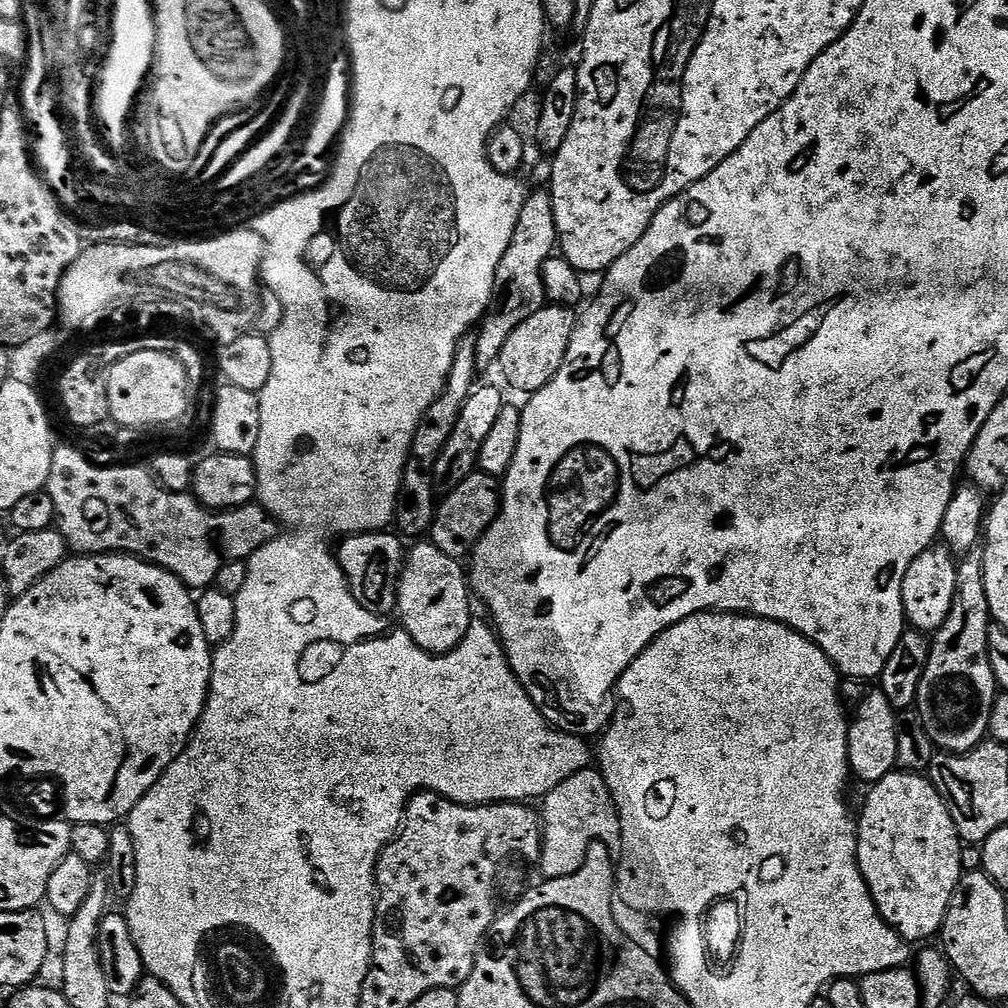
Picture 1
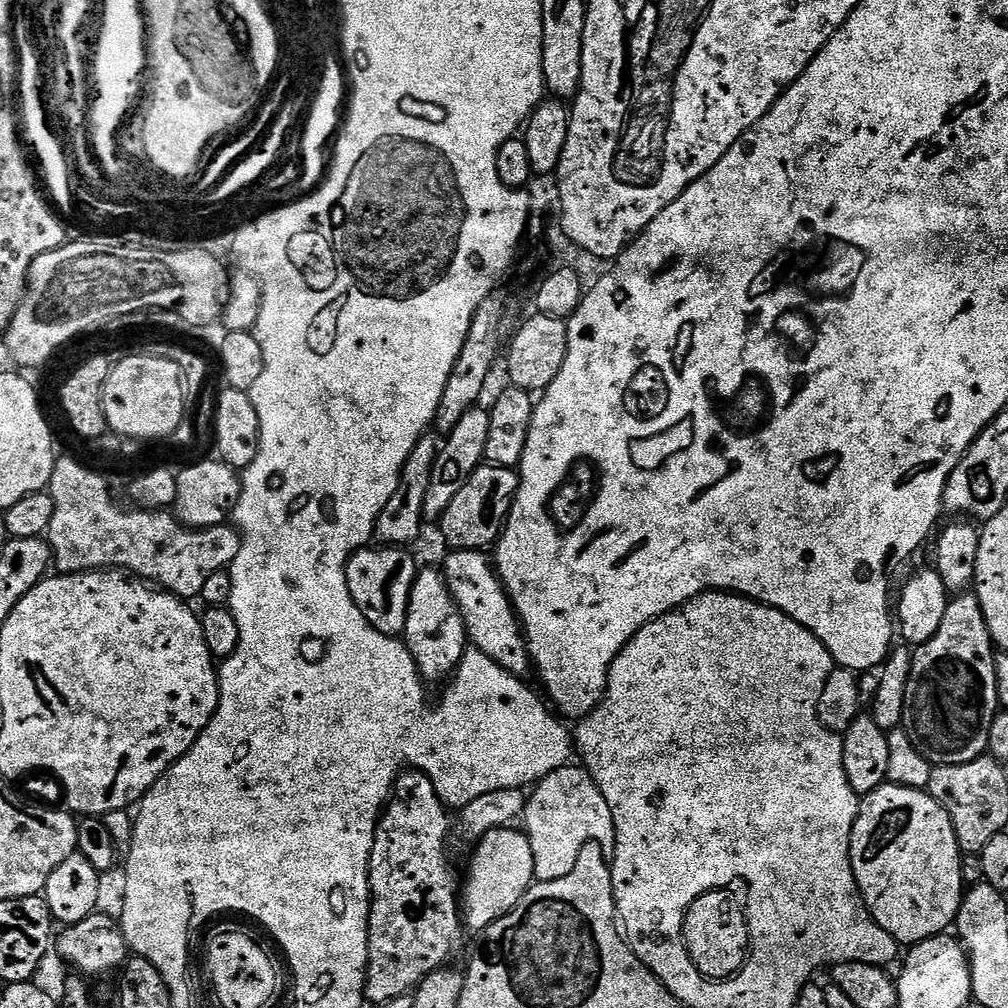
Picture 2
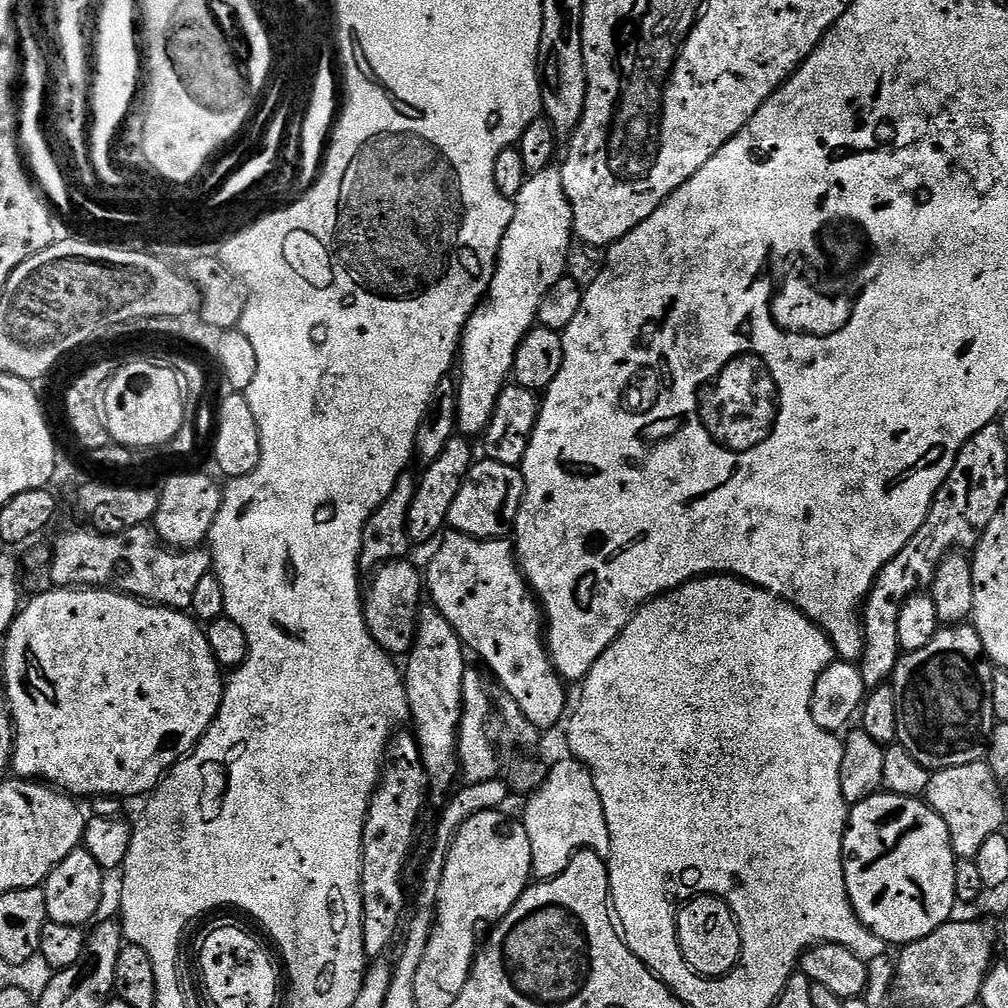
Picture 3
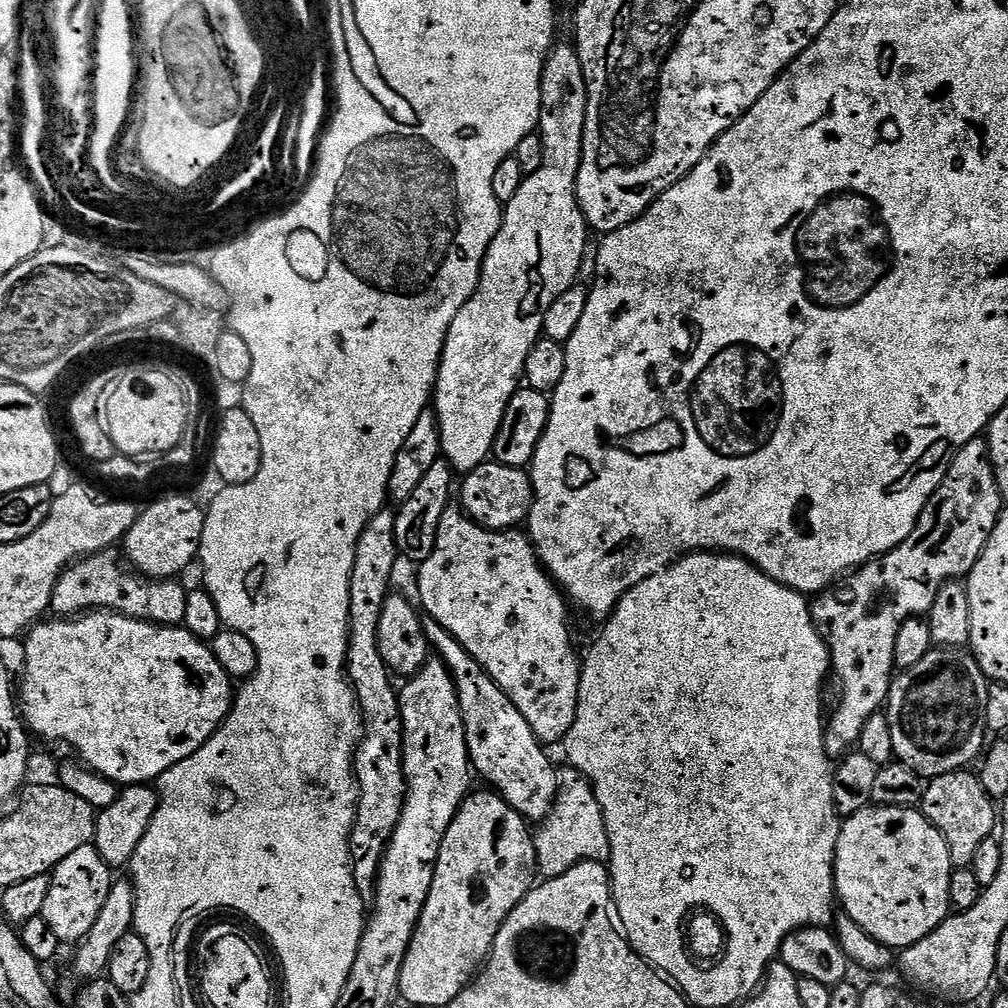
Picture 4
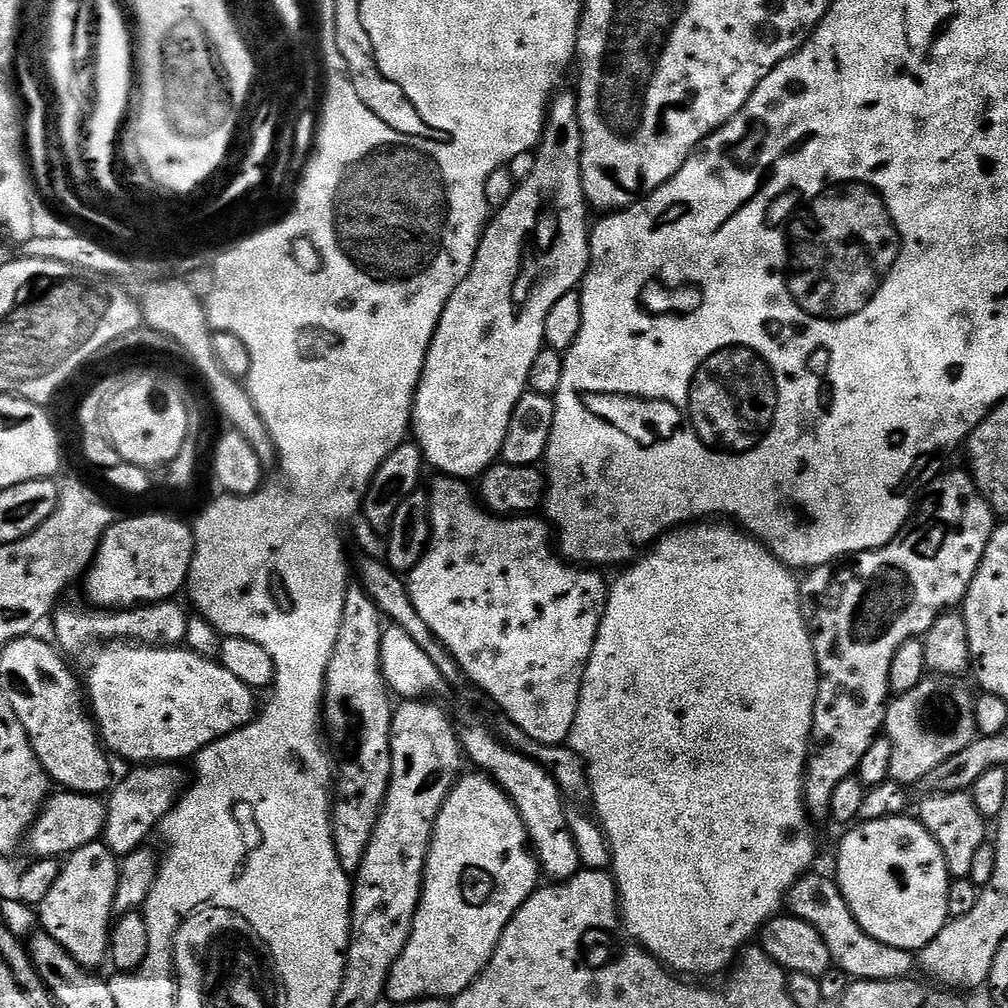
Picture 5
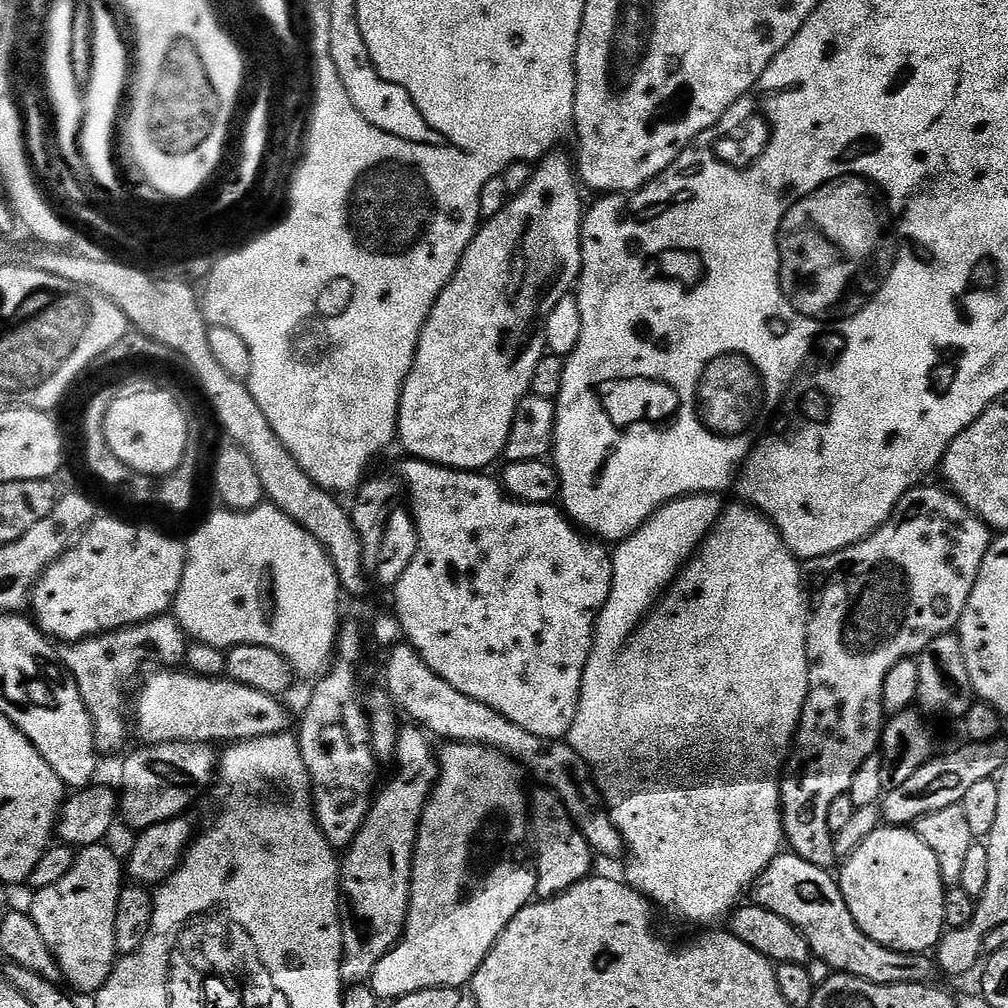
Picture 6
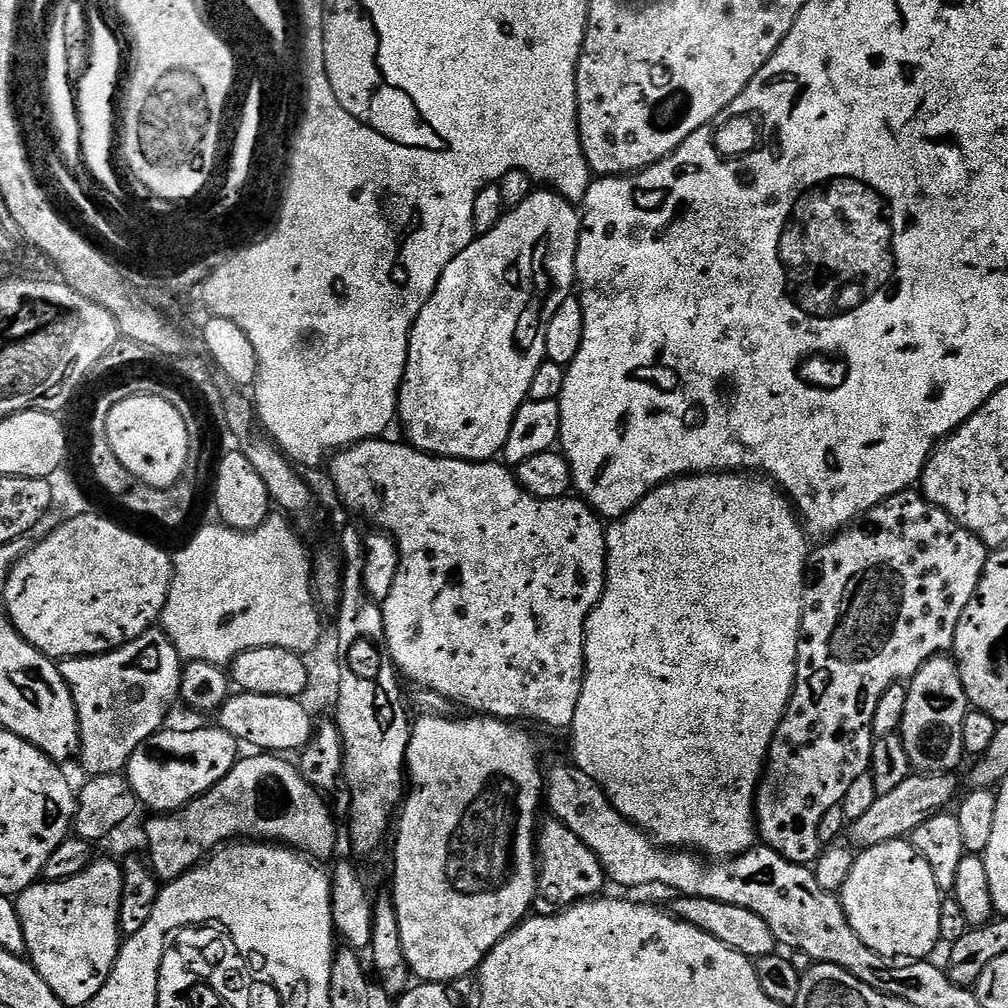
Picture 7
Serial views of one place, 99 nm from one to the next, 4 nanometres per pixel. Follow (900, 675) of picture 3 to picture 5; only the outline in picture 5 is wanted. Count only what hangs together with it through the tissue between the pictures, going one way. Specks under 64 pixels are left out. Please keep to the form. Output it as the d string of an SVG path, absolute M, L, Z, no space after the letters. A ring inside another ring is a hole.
M955 676L925 678L914 690L899 693L889 703L888 715L884 718L886 738L892 747L889 780L905 786L919 785L930 770L938 770L942 762L954 758L954 754L962 754L976 739L974 692L964 683Z

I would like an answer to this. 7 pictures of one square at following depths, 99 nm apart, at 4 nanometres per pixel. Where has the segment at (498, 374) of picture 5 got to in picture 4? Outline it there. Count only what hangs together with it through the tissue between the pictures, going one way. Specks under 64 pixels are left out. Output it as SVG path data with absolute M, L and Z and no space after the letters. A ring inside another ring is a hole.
M557 43L548 53L540 89L542 102L538 135L542 138L542 166L538 166L534 174L525 176L518 194L514 194L510 203L503 205L500 229L486 250L478 286L470 302L458 310L458 318L450 322L440 355L434 411L440 427L440 451L456 474L473 472L491 457L498 426L502 426L502 414L506 414L508 400L521 387L521 377L530 350L541 339L546 310L550 310L558 294L566 294L566 290L577 283L579 276L576 275L584 264L584 251L588 248L590 229L580 203L576 201L576 179L582 162L588 91L582 62L571 43Z

